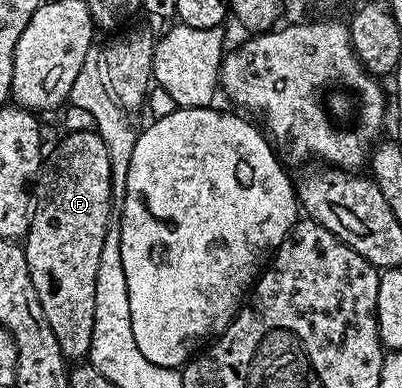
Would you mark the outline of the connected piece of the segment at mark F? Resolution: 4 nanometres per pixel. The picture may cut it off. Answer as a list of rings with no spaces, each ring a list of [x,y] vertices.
[[[96,129],[90,130],[71,130],[64,135],[63,139],[55,150],[44,159],[41,169],[34,181],[31,190],[31,205],[29,214],[28,232],[23,240],[23,249],[27,256],[28,271],[31,272],[31,280],[34,285],[35,294],[42,305],[43,316],[47,319],[47,324],[51,327],[51,332],[55,332],[55,340],[59,342],[61,355],[67,360],[81,360],[88,355],[91,348],[91,332],[95,332],[95,276],[99,276],[99,256],[103,253],[103,244],[107,236],[111,211],[115,206],[111,196],[111,160],[107,156],[107,148],[103,139],[97,135]]]

